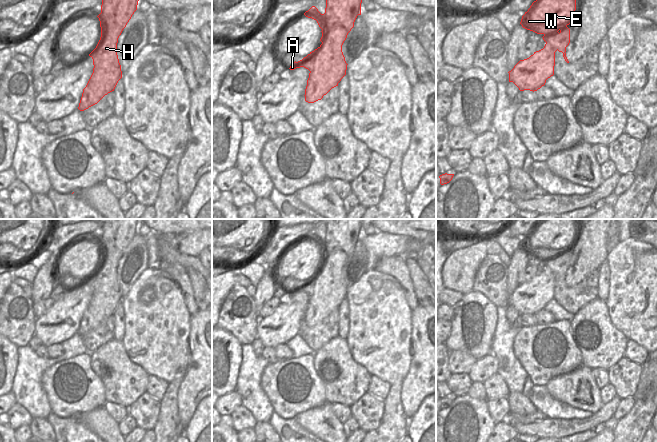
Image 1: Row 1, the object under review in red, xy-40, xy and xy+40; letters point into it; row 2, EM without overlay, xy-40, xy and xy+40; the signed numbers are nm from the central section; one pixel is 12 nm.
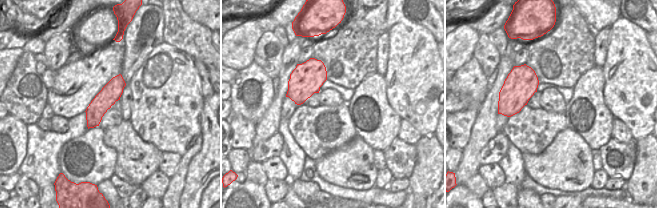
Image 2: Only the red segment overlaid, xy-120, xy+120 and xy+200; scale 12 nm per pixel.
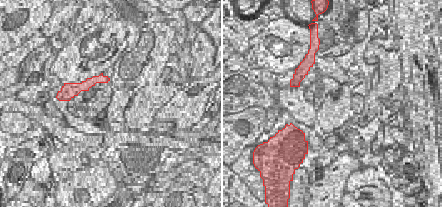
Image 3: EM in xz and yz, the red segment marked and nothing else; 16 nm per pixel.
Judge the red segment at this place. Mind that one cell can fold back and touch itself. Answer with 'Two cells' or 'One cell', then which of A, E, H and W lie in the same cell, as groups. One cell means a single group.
Two cells. Groups: A / E H W

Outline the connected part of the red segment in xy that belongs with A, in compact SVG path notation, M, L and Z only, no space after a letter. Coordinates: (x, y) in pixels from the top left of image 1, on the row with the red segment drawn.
M318 47L302 60L298 62L295 61L289 68L290 70L294 70L296 68L304 67L310 71L304 96L308 96L309 92L314 90L316 81L321 78L321 74L325 70L325 67L321 62L323 59L321 52L322 49Z

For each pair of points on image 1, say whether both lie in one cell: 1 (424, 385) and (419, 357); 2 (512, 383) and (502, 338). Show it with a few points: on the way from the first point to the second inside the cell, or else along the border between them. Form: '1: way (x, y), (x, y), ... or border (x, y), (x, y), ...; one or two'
1: way (424, 378), (424, 367), (422, 364); one
2: way (512, 372), (509, 359), (502, 349); one

